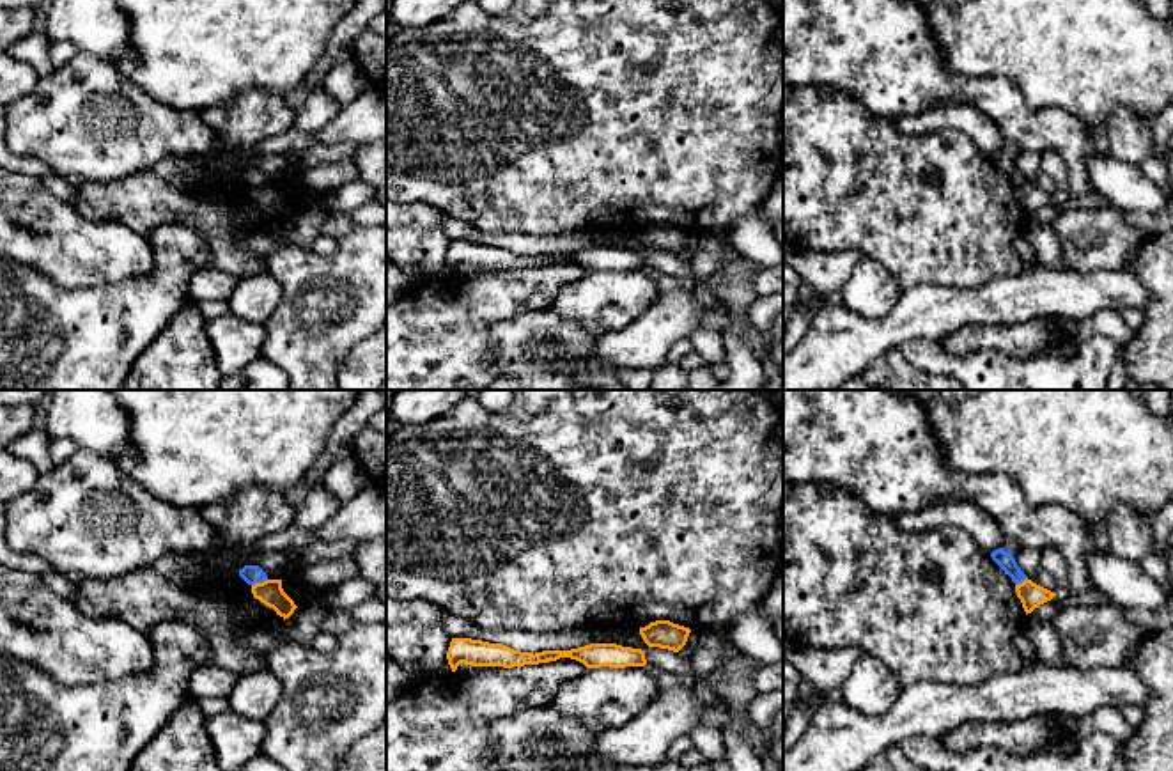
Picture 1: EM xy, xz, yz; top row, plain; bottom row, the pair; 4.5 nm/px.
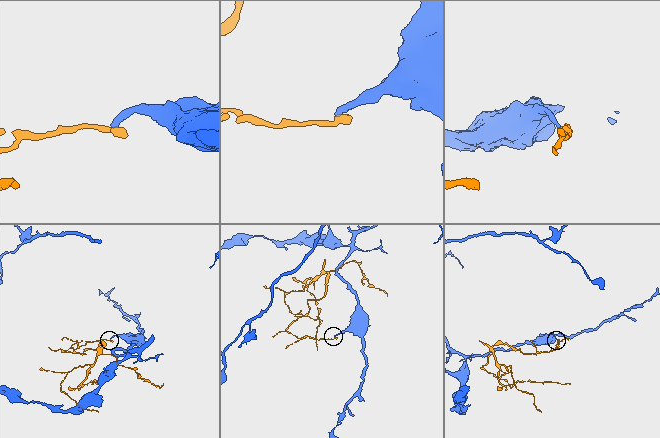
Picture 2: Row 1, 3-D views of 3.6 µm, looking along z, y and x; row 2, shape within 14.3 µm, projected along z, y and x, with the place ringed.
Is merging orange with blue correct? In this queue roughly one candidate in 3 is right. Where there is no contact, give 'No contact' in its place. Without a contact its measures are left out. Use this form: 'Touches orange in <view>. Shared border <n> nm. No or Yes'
Touches orange in xy. Shared border 80 nm. No

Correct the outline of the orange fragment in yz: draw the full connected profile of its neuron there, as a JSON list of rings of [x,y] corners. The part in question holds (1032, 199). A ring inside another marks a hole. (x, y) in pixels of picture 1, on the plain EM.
[[[1028,181],[1022,186],[1015,188],[1015,195],[1022,206],[1026,218],[1056,199],[1054,195],[1033,186]]]

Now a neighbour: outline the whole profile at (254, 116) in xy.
[[[245,90],[229,106],[200,108],[200,117],[211,128],[223,149],[253,149],[259,142],[289,131],[298,110],[285,96],[269,90]]]

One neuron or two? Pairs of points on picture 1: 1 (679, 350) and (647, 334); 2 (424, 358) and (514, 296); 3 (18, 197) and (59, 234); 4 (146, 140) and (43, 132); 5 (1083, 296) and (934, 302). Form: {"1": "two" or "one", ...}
{"1": "two", "2": "one", "3": "one", "4": "one", "5": "one"}

